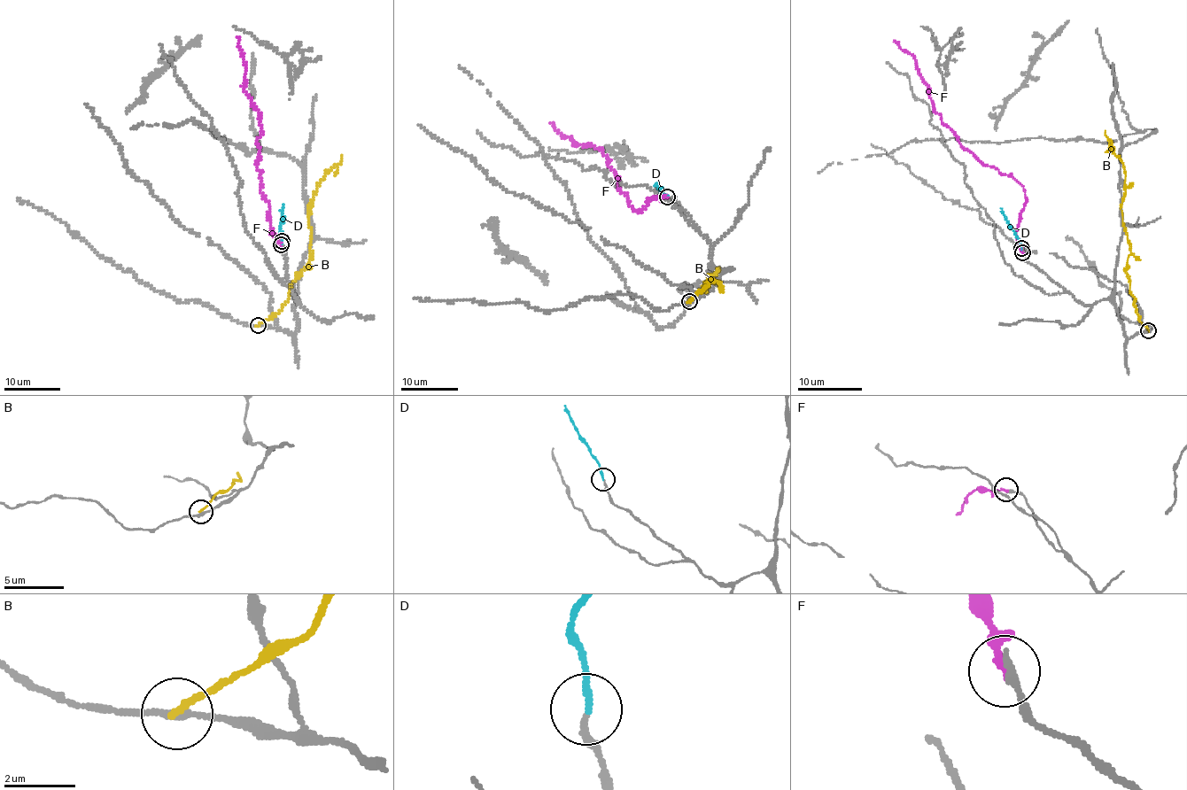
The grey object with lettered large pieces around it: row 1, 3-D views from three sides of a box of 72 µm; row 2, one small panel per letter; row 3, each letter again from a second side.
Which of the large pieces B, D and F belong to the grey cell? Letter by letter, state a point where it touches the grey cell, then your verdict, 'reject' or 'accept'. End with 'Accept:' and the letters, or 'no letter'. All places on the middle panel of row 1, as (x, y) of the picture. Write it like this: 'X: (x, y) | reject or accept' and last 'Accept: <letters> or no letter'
B: (689, 301) | reject
D: (667, 197) | accept
F: (667, 197) | reject
Accept: D

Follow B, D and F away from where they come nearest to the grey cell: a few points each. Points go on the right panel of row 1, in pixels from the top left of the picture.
B: (1149, 329), (1136, 310), (1125, 269), (1130, 253), (1129, 240), (1120, 209), (1125, 173), (1110, 141), (1105, 151)
D: (1021, 248), (1000, 208)
F: (1022, 253), (1016, 234), (1025, 189), (984, 166), (962, 145), (935, 111), (915, 58), (894, 40)

